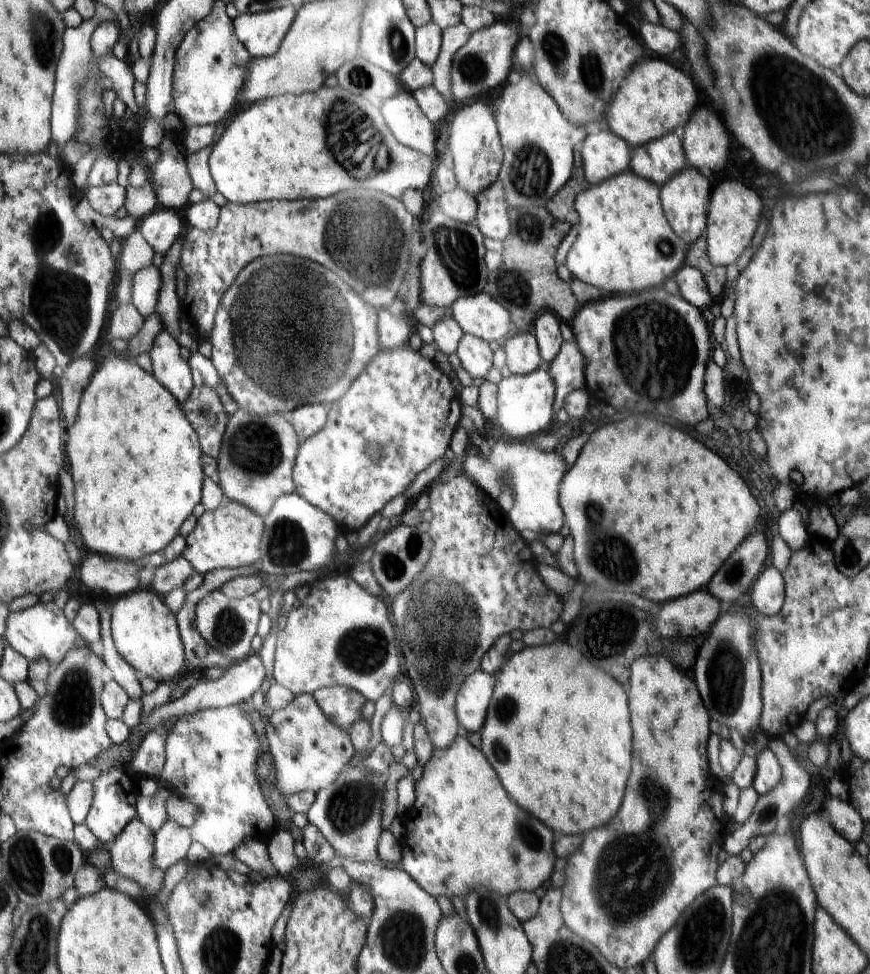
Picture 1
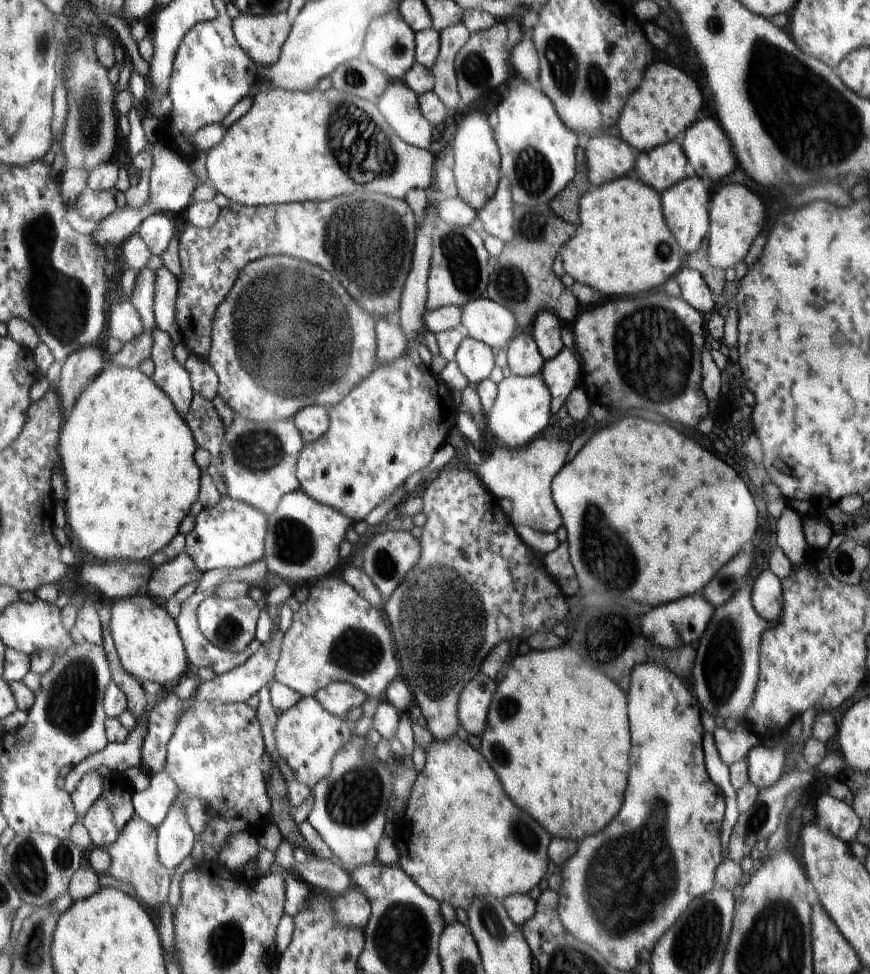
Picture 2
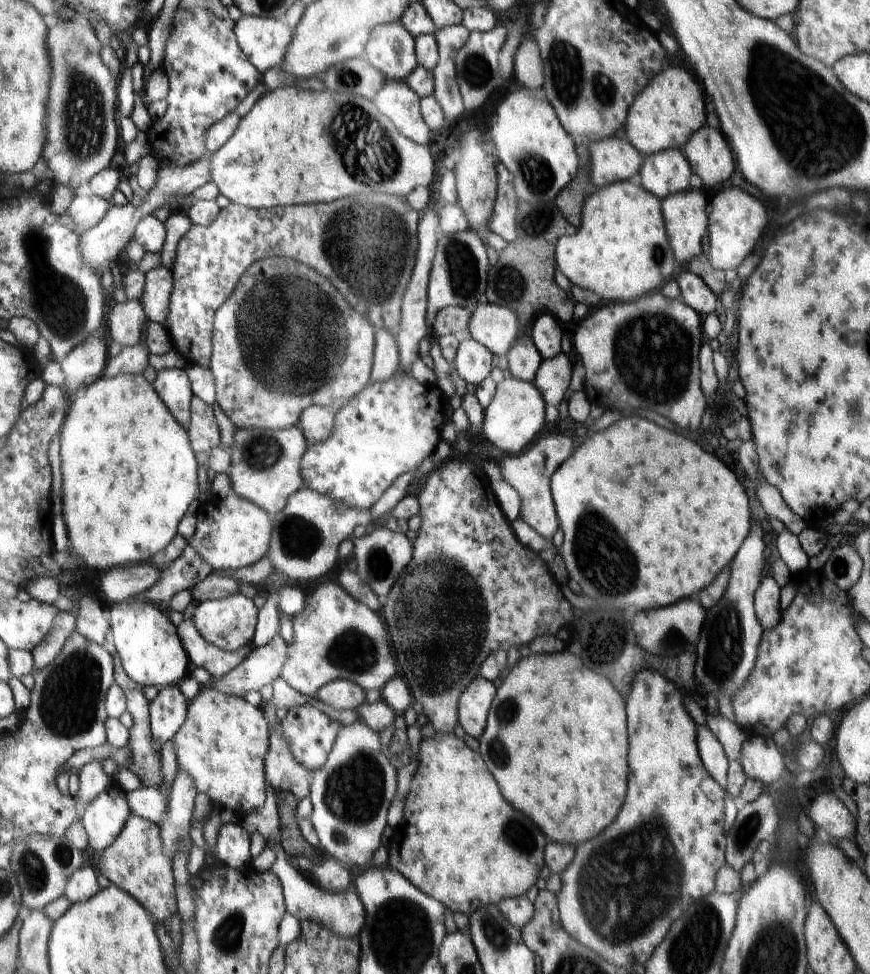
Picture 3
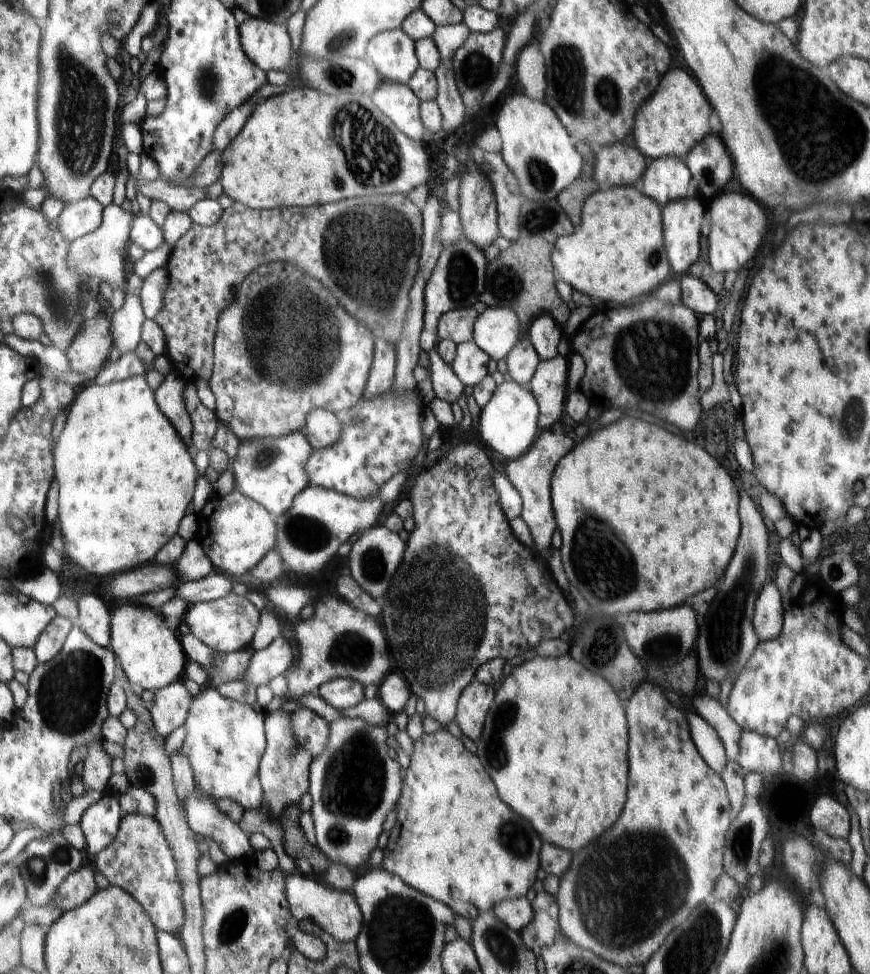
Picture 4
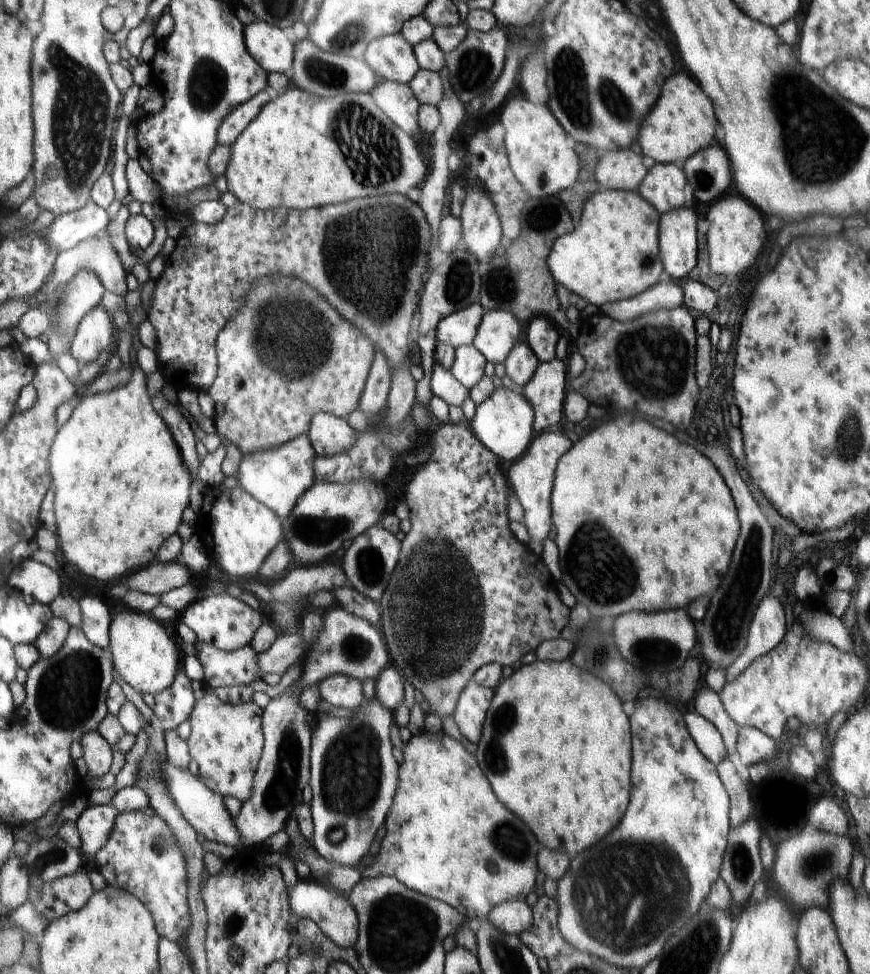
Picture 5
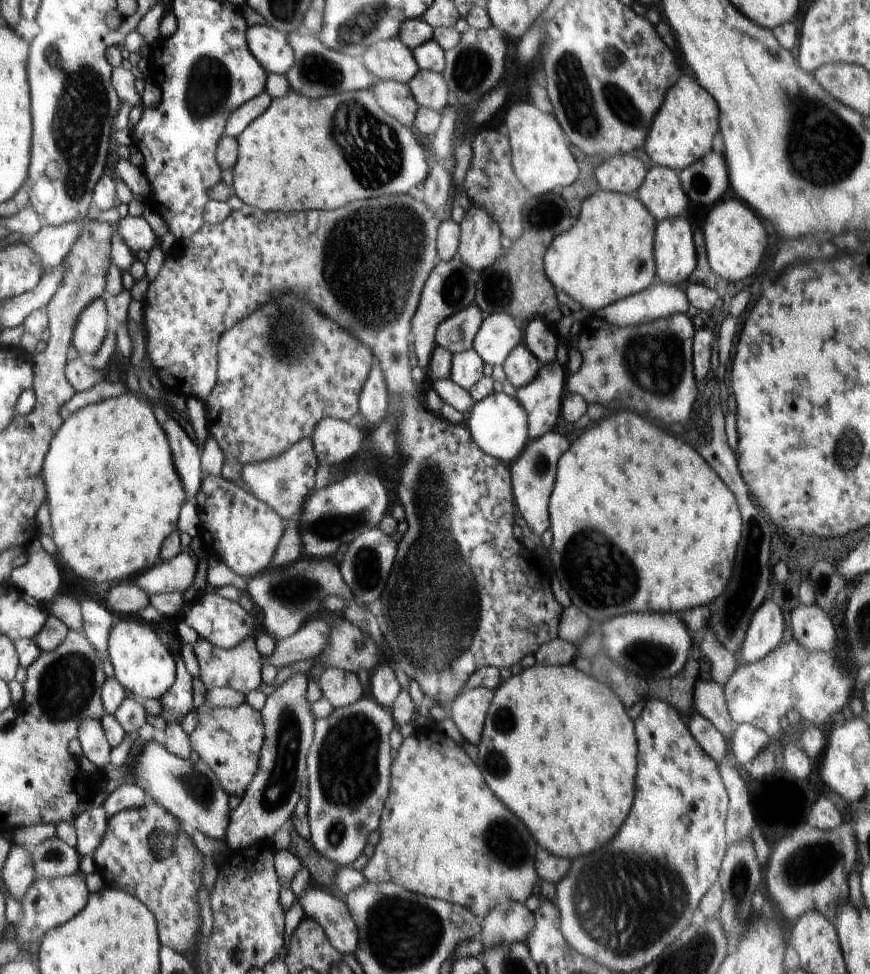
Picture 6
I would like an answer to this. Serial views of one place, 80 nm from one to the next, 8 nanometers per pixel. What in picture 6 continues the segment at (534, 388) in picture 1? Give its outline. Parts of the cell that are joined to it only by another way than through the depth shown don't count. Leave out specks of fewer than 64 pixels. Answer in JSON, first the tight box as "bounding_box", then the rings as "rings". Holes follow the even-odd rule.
{"bounding_box":[464,391,529,462],"rings":[[[504,391],[493,392],[475,403],[469,411],[470,417],[464,425],[482,452],[503,462],[513,462],[520,458],[521,452],[528,444],[526,440],[529,437],[529,423],[525,409],[515,398],[506,395]]]}

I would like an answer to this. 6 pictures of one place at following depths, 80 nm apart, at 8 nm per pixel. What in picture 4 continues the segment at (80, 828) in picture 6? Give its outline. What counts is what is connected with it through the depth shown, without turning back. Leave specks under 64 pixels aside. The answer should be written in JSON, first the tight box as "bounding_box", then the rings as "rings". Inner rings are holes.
{"bounding_box":[78,791,124,856],"rings":[[[106,791],[100,801],[83,812],[78,824],[85,836],[86,852],[90,856],[100,854],[113,842],[124,816],[119,795],[110,791]]]}

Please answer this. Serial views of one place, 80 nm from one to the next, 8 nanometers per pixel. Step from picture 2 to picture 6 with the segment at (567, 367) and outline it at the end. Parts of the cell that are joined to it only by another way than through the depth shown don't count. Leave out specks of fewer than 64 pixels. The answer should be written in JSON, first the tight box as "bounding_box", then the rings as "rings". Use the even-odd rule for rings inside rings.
{"bounding_box":[515,361,566,439],"rings":[[[558,361],[541,365],[537,378],[516,391],[515,399],[528,416],[529,437],[540,439],[561,415],[560,402],[564,394],[566,374]]]}

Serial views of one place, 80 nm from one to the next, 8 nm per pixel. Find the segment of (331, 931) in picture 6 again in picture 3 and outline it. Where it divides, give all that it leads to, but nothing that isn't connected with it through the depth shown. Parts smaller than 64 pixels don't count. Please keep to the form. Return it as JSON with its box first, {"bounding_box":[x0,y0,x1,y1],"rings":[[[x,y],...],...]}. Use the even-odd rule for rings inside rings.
{"bounding_box":[266,839,366,937],"rings":[[[267,839],[266,842],[266,846],[272,848],[277,854],[277,860],[268,871],[277,873],[277,876],[281,879],[281,884],[284,886],[285,905],[288,909],[288,914],[299,921],[316,921],[327,929],[332,930],[338,936],[358,937],[366,920],[366,911],[356,890],[332,892],[306,880],[294,861],[286,857],[279,843],[274,843]]]}

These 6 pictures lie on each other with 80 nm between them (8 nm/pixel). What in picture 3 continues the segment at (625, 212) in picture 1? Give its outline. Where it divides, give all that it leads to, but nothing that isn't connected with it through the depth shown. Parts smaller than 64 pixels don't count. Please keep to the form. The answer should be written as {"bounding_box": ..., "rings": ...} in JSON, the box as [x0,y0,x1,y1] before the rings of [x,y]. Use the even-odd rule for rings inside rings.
{"bounding_box":[557,181,676,303],"rings":[[[622,181],[609,184],[591,194],[584,203],[581,220],[572,235],[558,239],[557,268],[573,285],[596,293],[602,302],[627,303],[654,293],[676,268],[676,257],[669,240],[663,201],[646,190],[639,182]]]}

